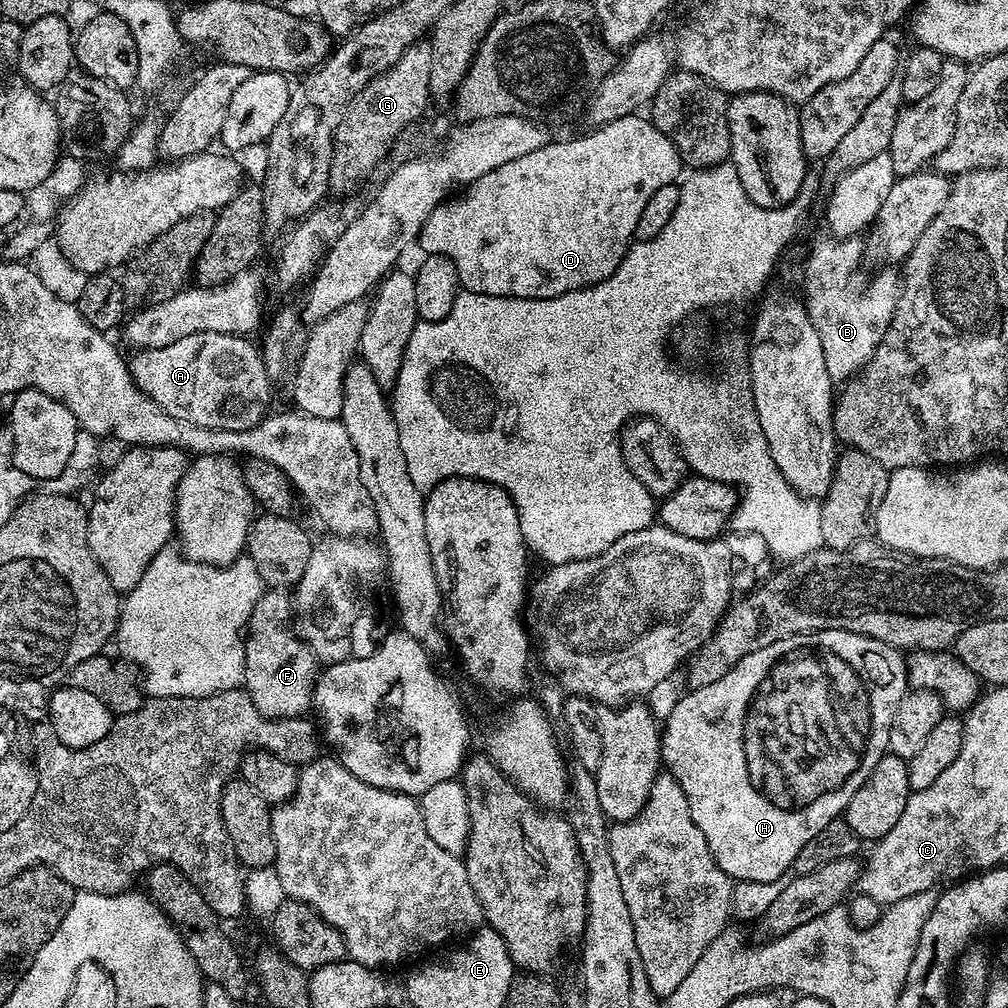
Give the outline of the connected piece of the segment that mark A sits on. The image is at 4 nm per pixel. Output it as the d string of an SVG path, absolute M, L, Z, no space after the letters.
M203 332L180 338L168 346L139 349L131 357L129 368L137 386L152 401L162 406L171 417L206 429L224 429L241 432L252 429L261 423L267 415L270 402L272 381L265 369L261 349L243 336L230 335L226 332Z

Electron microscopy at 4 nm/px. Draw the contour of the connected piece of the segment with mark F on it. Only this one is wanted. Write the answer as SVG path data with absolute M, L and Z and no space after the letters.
M266 590L258 598L254 610L248 619L244 638L244 678L242 687L250 694L254 706L269 720L285 720L287 716L303 717L304 711L312 708L312 692L316 688L318 661L312 655L311 648L299 635L292 633L292 616L294 617L294 600L287 591Z

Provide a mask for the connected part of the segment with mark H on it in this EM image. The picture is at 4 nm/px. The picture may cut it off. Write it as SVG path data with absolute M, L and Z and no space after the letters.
M822 630L794 634L790 638L782 638L782 642L774 642L774 646L754 650L754 654L746 654L742 662L722 674L718 682L710 682L710 686L693 688L681 695L674 712L668 720L663 721L659 733L660 759L663 767L668 767L665 768L667 775L673 776L678 786L682 786L682 794L690 806L690 818L694 818L694 826L702 830L702 838L706 838L706 846L710 846L714 862L722 866L727 876L736 882L774 882L791 869L794 858L798 858L798 850L802 850L802 846L806 846L806 842L810 842L818 830L843 817L850 798L862 790L874 766L878 766L878 762L888 752L890 726L894 722L898 702L902 702L909 691L908 665L901 649L846 630Z

